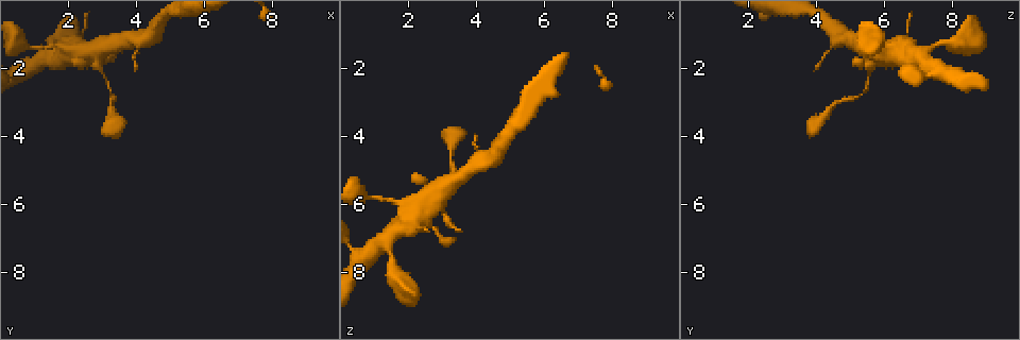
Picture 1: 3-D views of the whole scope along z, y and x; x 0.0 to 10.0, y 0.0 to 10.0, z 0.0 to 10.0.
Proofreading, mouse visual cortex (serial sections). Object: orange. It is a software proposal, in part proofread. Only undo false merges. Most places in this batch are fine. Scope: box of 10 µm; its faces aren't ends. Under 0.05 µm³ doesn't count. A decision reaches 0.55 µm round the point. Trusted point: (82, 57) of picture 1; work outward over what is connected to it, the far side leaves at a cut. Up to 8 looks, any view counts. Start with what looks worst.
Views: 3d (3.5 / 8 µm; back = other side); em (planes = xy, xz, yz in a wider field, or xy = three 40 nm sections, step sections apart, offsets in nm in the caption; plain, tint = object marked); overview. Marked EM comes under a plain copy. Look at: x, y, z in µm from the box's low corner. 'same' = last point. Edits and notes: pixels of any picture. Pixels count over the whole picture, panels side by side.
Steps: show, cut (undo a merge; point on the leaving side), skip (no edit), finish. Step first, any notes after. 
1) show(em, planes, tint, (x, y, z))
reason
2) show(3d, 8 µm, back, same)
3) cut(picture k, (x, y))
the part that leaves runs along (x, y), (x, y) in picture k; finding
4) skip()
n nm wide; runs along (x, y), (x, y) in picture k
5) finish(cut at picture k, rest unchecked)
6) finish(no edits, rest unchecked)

show(3d, 3.5 µm, back, (3.15, 2.25, 5.55))
sharp bend

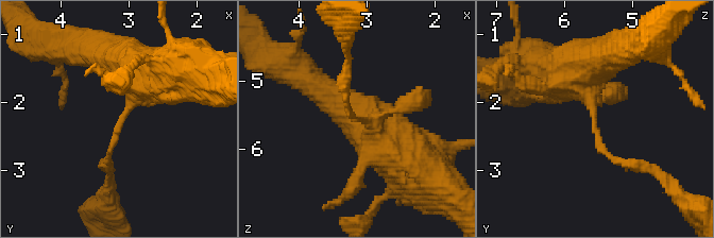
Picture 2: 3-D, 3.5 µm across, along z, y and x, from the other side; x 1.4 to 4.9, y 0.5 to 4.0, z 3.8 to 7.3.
show(em, xy, step 3, tint, (3.15, 2.25, 5.55))
arms of 100, 700 nm; now the EM

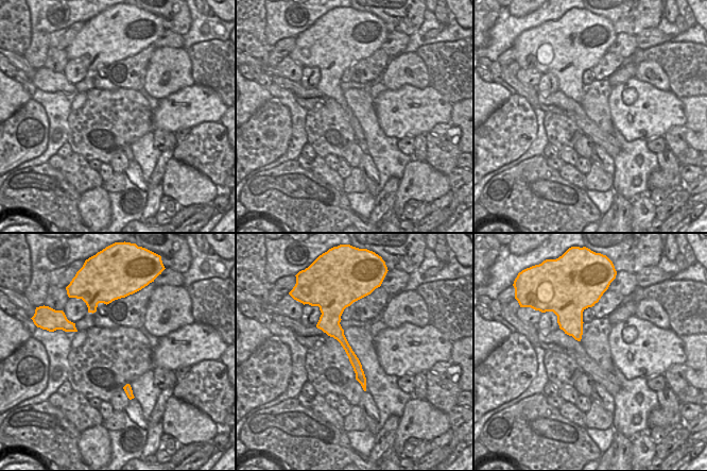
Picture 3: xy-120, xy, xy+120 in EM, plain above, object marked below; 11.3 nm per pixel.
show(em, xy, step 2, tint, same)

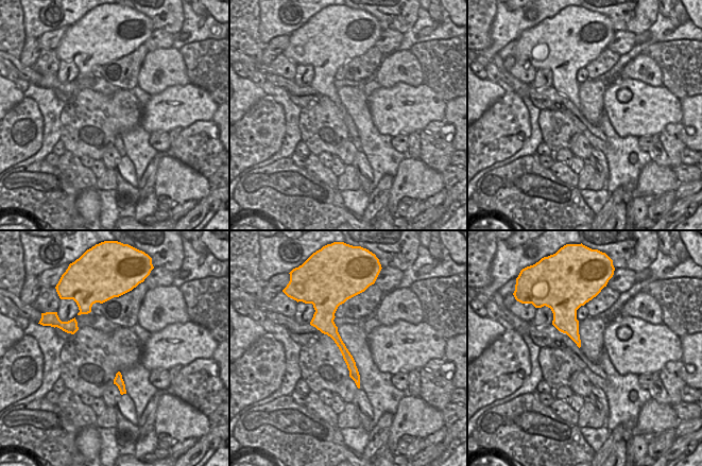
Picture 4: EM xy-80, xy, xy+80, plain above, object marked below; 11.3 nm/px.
skip()
runs along (335, 306), (329, 328), (357, 380) in picture 4; continuous, no second cell

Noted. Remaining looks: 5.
show(3d, 3.5 µm, (1.30, 1.70, 7.20))
branch point

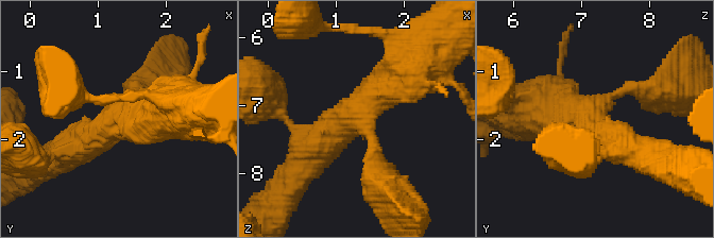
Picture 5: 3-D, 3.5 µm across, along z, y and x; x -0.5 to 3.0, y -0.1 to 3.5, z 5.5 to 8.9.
show(em, xy, step 5, tint, (1.30, 1.65, 7.15))
3 arms; arms of 200, 500, 600 nm

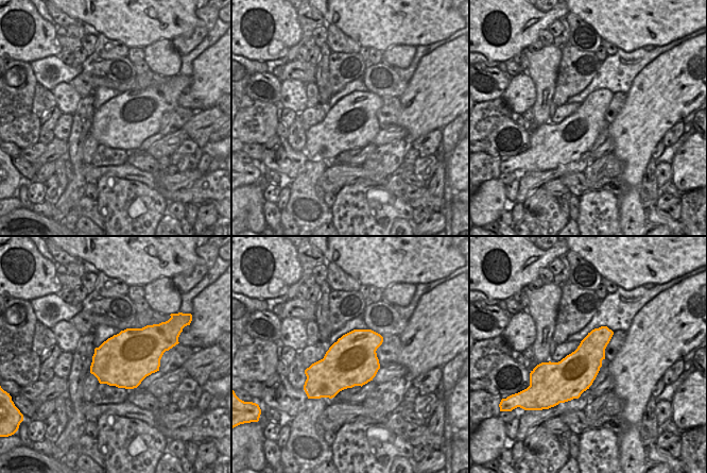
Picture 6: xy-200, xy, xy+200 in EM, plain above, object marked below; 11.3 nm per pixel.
skip()
continuous, no second cell

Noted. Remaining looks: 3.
show(3d, 3.5 µm, (3.30, 3.40, 4.25))
sudden change in width

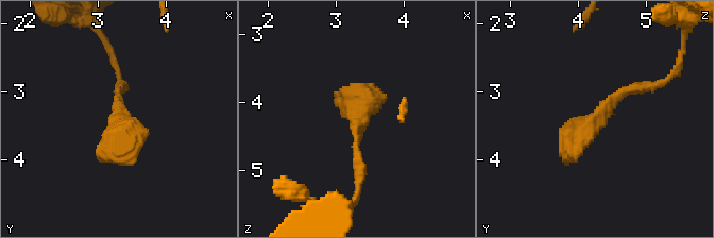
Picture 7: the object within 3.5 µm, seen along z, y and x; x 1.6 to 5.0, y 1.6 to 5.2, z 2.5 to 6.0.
show(em, xy, step 1, tint, (3.35, 3.40, 4.25))
need the tissue

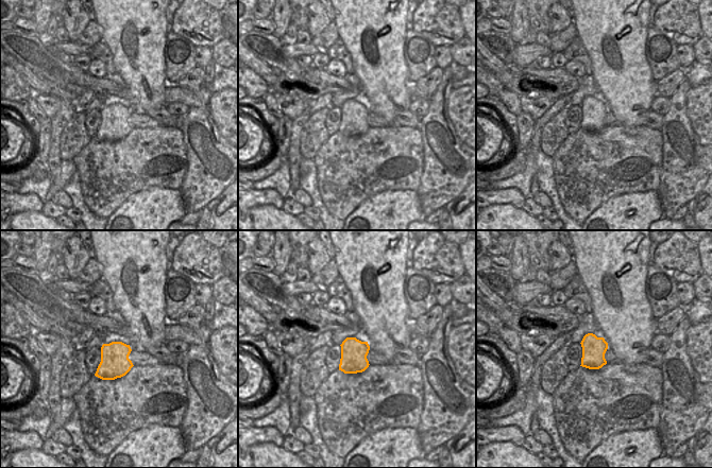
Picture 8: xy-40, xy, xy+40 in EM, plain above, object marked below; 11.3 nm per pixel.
show(em, xy, step 3, tint, same)

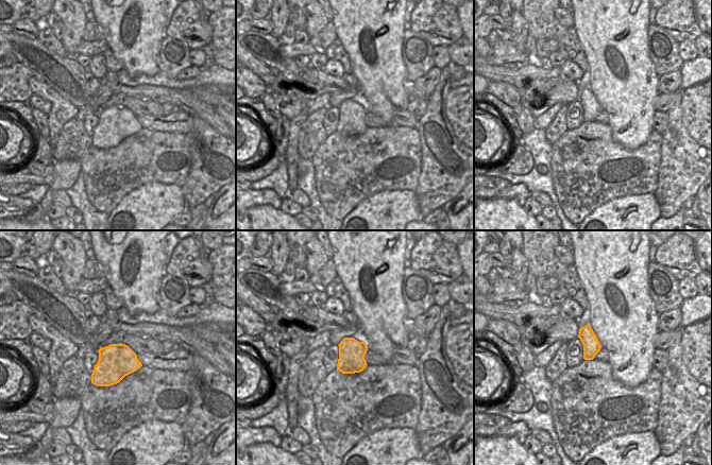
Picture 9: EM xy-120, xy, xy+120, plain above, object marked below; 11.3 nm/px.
skip()
300 nm wide; runs along (652, 85), (617, 95), (565, 163) in picture 7; all the same cell

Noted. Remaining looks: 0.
finish(no edits, rest unchecked)

